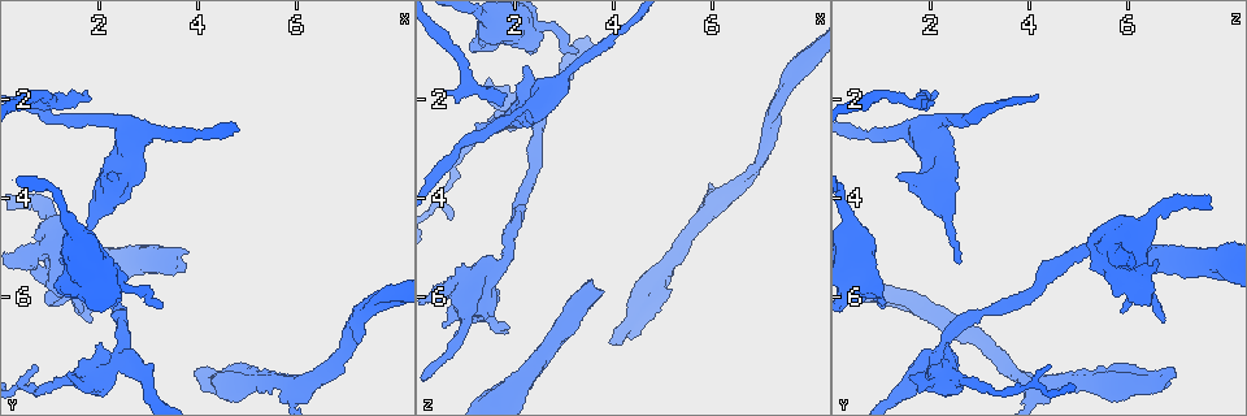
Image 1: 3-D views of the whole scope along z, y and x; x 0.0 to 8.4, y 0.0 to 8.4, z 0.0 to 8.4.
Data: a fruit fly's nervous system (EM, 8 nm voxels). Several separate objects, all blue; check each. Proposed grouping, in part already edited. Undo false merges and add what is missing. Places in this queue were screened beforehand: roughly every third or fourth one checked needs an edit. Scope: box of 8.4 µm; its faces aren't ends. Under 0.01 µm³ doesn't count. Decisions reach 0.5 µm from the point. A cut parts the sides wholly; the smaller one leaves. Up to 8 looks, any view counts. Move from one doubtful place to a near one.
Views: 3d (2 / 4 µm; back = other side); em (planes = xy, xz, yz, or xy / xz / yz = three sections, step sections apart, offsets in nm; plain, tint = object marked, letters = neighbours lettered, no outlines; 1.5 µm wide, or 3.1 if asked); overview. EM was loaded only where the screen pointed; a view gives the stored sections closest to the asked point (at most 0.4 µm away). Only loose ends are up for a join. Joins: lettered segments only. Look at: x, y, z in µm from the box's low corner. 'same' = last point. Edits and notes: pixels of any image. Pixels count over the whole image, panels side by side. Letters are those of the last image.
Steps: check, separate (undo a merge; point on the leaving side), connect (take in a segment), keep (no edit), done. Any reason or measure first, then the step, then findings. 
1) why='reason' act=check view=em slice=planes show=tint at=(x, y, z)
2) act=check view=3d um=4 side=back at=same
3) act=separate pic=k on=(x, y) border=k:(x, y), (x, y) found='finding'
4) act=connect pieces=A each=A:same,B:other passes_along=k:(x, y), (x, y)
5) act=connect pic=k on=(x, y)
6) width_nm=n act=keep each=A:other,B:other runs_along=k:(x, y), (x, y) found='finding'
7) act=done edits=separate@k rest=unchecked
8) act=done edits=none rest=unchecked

why='thick end' act=check view=em slice=xz step=4 show=tint at=(2.20, 3.50, 1.35)

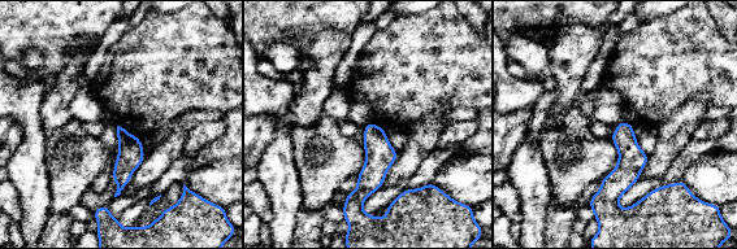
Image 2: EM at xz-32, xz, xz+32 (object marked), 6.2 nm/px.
act=check view=em slice=planes show=letters at=same

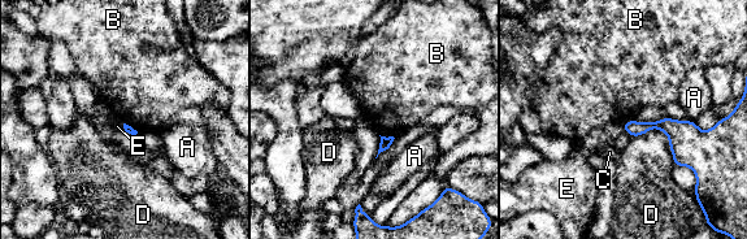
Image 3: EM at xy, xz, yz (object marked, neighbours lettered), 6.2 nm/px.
act=keep each=A:other,B:other,C:other,D:other,E:other border=3:(379, 134), (394, 138) found='no lettered segment goes on from it'

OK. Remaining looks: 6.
why='branch stops here' act=check view=em slice=xy step=4 show=letters at=(1.70, 1.80, 2.10)

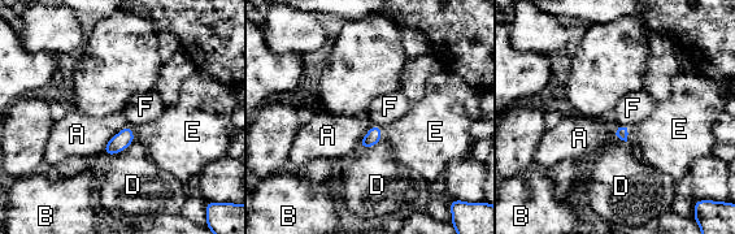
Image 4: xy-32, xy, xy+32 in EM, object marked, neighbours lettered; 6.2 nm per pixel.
longest_contact=A:260nm act=connect pieces=E each=A:other,B:other,D:other,E:same,F:other passes_along=4:(621, 133), (627, 134), (668, 138) found='it goes on there'

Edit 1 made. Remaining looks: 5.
act=check view=overview

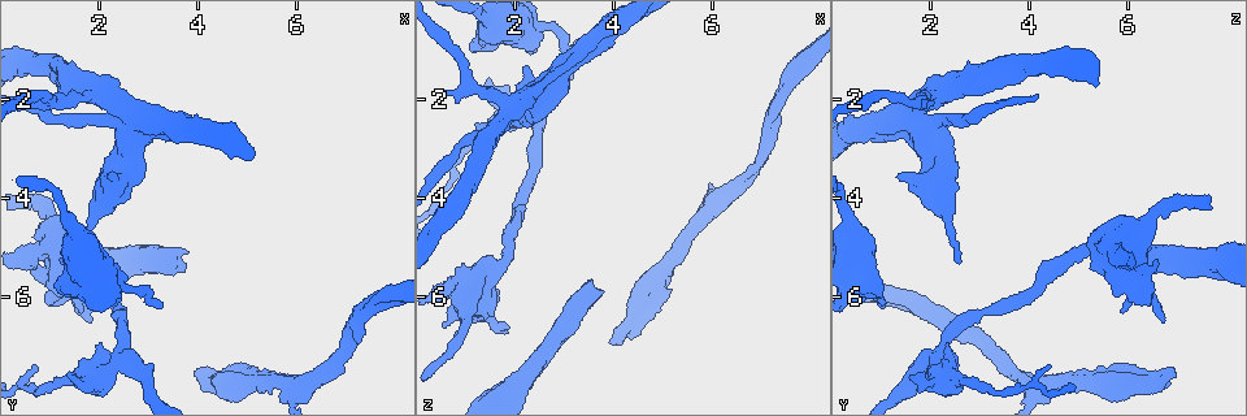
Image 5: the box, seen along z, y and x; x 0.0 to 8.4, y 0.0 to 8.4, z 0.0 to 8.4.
why='arms part here' act=check view=em slice=xz step=4 show=tint at=(2.45, 7.25, 2.10)

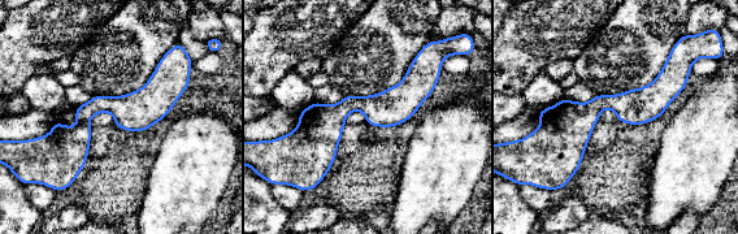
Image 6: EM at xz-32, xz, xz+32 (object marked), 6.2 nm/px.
why='cut it another way' act=check view=em slice=planes show=letters at=same

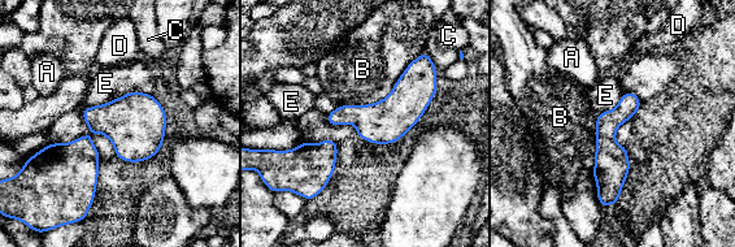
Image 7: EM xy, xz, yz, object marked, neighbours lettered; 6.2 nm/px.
width_nm=140 act=keep each=A:other,B:other,C:other,D:other,E:other runs_along=7:(631, 95), (607, 126), (604, 198) found='one cell here'

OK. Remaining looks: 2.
act=done edits=connect@4 rest=unchecked

